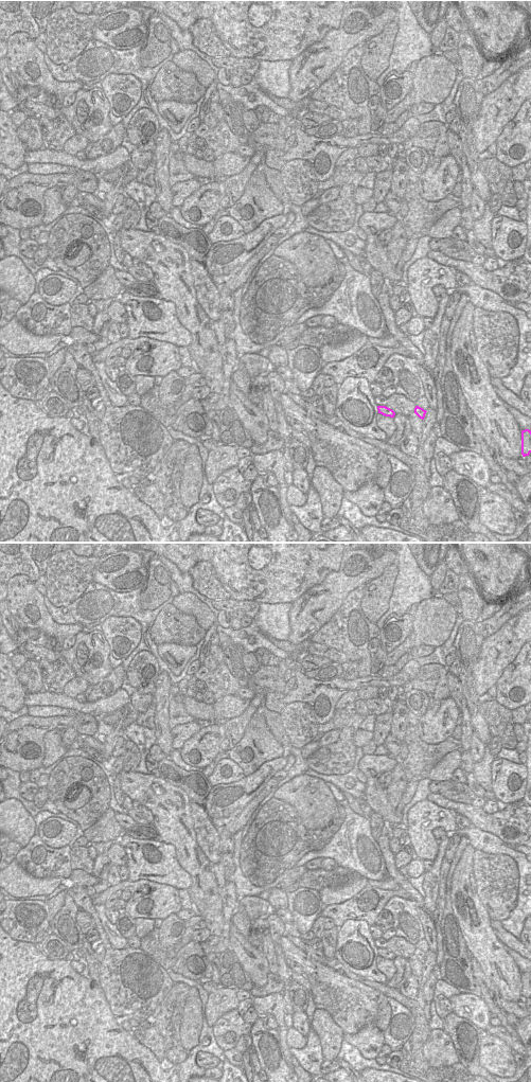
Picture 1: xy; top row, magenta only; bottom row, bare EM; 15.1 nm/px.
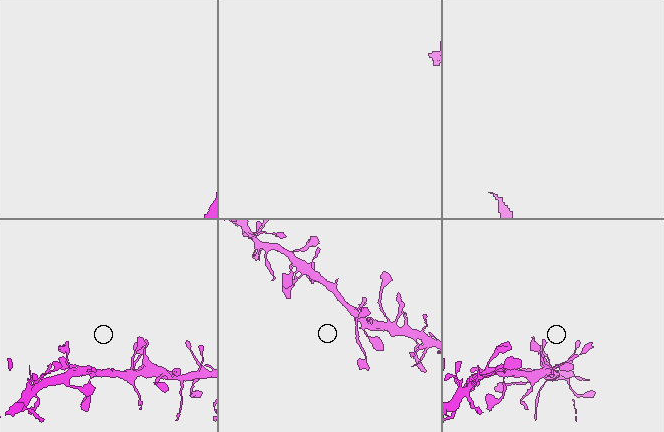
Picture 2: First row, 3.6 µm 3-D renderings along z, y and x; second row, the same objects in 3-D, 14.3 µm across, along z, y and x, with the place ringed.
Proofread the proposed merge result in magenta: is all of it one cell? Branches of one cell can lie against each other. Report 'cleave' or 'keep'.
keep

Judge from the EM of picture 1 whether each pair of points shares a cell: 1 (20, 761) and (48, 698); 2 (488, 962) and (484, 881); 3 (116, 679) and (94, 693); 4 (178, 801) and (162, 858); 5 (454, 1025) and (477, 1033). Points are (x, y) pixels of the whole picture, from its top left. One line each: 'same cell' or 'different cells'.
1: different cells
2: different cells
3: same cell
4: different cells
5: same cell

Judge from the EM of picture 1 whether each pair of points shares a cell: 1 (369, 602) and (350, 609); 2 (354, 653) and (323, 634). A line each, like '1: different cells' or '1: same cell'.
1: different cells
2: same cell

